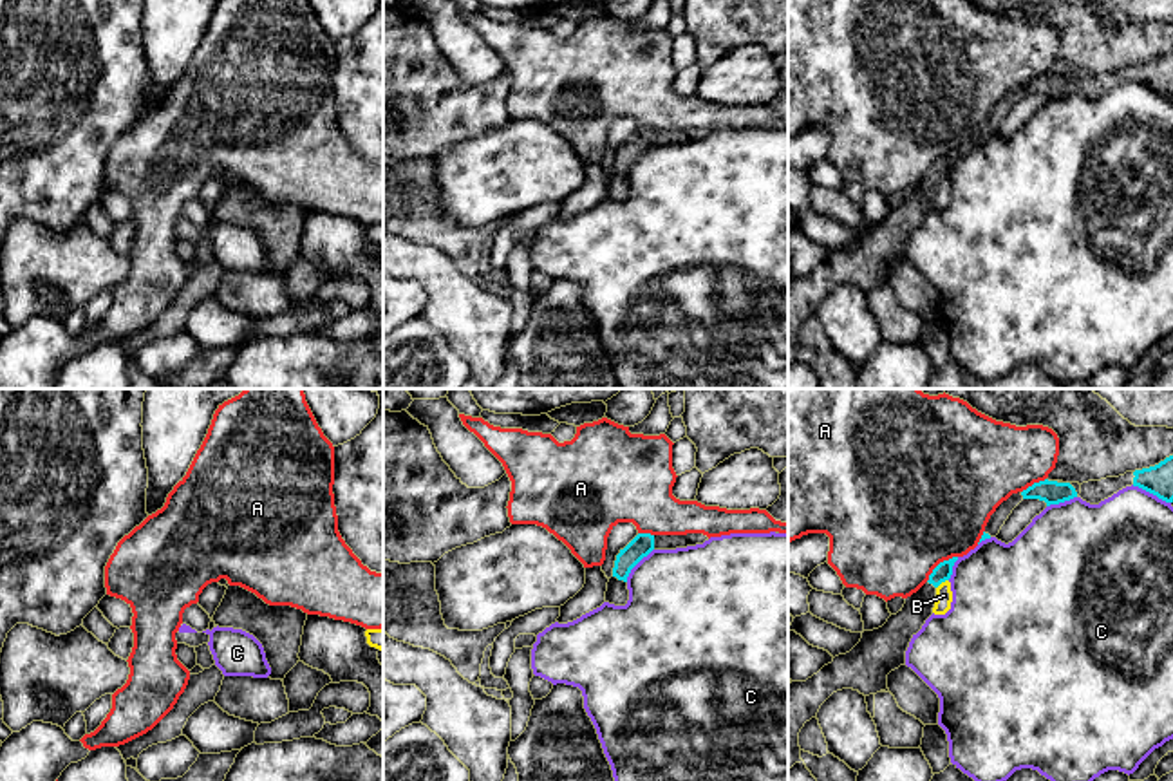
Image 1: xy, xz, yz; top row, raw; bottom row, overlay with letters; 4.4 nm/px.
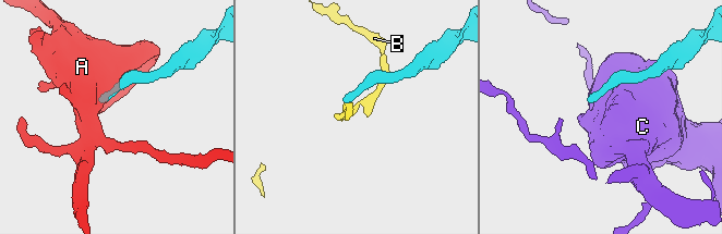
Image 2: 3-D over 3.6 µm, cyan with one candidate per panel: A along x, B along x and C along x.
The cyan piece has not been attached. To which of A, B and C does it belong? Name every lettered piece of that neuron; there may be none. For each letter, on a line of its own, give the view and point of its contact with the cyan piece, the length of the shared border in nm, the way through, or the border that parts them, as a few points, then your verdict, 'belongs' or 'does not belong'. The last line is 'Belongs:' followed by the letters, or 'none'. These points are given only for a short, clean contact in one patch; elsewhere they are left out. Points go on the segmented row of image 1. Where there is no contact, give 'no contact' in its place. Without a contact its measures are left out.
A: meets cyan in yz at (938, 564); contact 180 nm long; does not belong
B: meets cyan in yz at (942, 581); contact 70 nm long; does not belong
C: meets cyan in yz at (1152, 492); contact 190 nm long; does not belong
Belongs: none

